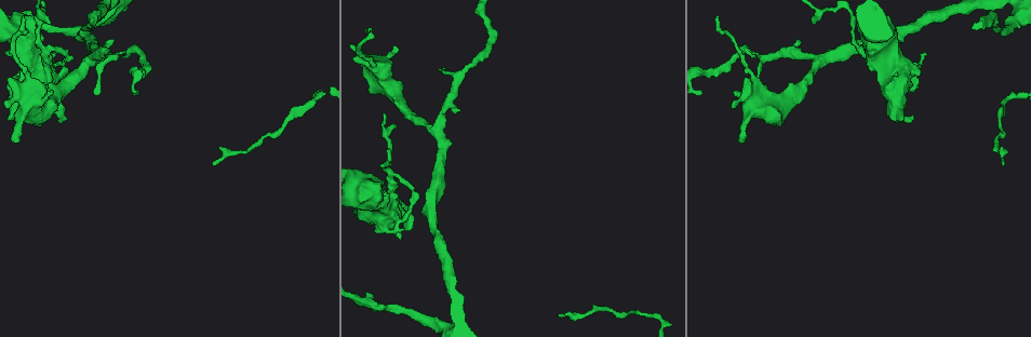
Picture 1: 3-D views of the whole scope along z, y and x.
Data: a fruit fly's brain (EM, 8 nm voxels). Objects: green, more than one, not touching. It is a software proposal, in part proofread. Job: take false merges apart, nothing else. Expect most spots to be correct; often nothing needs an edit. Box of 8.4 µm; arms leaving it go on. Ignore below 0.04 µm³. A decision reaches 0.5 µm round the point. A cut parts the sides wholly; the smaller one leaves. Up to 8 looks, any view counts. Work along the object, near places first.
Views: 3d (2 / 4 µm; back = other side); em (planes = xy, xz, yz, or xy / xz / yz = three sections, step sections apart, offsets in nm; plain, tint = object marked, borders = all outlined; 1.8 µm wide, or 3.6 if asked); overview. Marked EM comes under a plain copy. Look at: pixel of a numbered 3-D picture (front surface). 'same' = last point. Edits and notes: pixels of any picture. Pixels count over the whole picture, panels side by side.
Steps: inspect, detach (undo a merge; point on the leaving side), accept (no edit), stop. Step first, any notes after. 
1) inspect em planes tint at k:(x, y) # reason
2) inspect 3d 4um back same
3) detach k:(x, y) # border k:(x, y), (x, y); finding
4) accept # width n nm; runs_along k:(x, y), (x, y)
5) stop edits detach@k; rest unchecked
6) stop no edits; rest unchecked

inspect em xy step 8 tint at 1:(405, 311) # sudden change in width

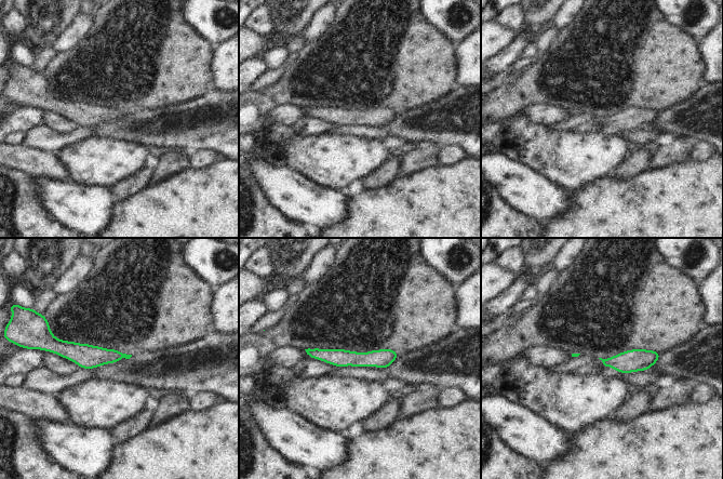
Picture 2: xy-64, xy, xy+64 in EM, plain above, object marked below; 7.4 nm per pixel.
inspect em planes tint same

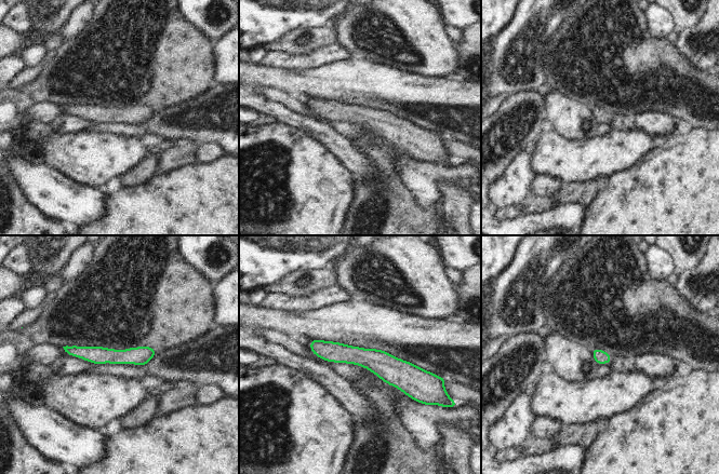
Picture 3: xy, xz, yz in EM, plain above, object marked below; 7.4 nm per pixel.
accept # width 100 nm; all the same cell

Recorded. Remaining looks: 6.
inspect 3d 4um at 1:(819, 59) # three arms meet

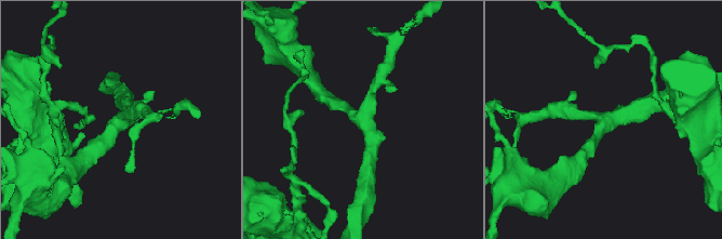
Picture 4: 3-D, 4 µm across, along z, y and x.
inspect em planes tint at 4:(361, 119) # arms 3; arm_widths 220, 220, 240 nm; shape alone is not enough

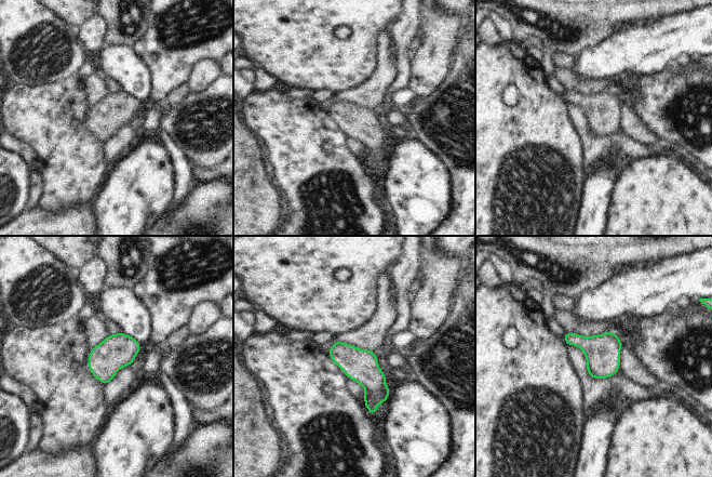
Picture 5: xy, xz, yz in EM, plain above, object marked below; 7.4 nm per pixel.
accept # continuous, no second cell

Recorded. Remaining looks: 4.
inspect em planes borders at 1:(883, 62) # small branch off a trunk

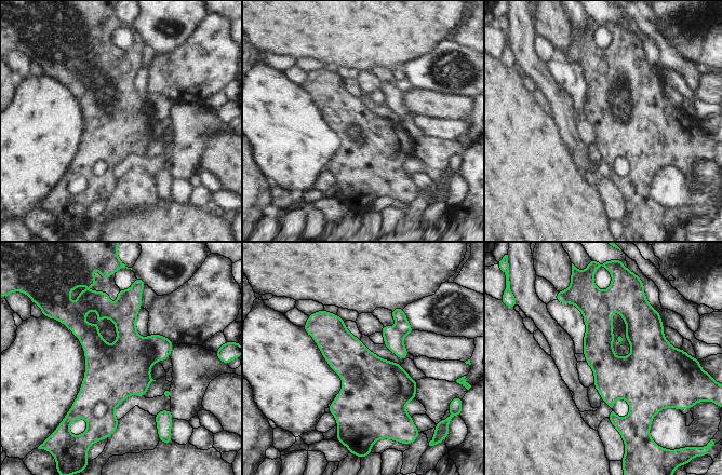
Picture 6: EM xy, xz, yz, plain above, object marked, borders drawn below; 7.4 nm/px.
detach 6:(161, 347) # two cells meet here

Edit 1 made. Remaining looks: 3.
stop edits detach@6; rest unchecked

